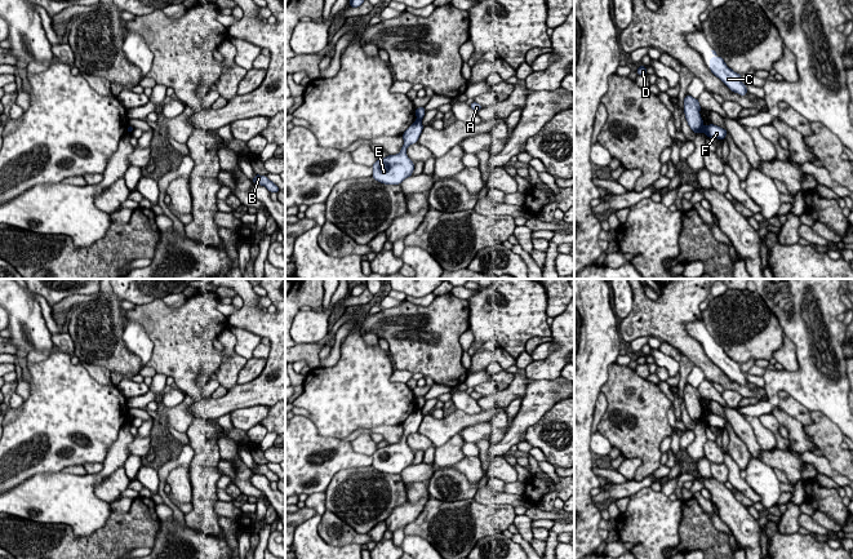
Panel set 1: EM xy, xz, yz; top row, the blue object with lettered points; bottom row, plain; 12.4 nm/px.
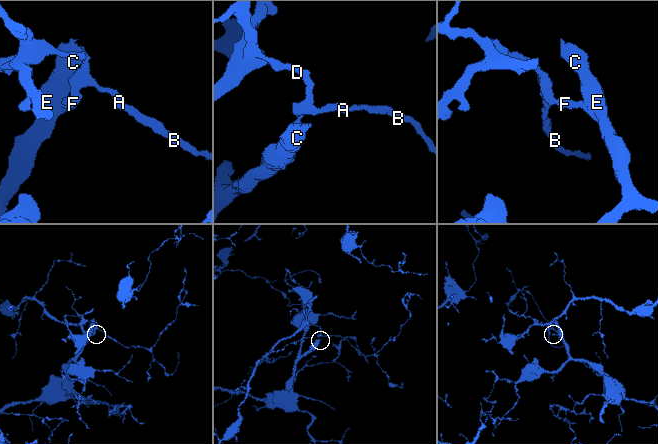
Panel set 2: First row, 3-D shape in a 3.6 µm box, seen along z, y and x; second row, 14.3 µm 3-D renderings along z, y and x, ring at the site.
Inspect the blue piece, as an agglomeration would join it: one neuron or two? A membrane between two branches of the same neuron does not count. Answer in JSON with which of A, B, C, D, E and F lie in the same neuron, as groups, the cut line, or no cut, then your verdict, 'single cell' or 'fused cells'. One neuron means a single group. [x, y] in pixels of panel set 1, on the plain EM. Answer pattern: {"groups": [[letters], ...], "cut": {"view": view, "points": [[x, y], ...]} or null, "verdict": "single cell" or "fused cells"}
{"groups": [["A", "B", "D"], ["C", "E", "F"]], "cut": {"view": "yz", "points": [[705, 416], [702, 421]]}, "verdict": "fused cells"}

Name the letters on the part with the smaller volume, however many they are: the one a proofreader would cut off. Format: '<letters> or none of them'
A, B, D

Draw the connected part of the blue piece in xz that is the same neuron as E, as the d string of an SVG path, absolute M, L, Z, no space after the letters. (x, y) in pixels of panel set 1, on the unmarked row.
M417 408L404 422L404 434L399 443L388 444L378 448L372 458L372 466L385 474L400 474L405 467L410 466L414 460L414 452L408 447L406 438L418 431L423 414Z

